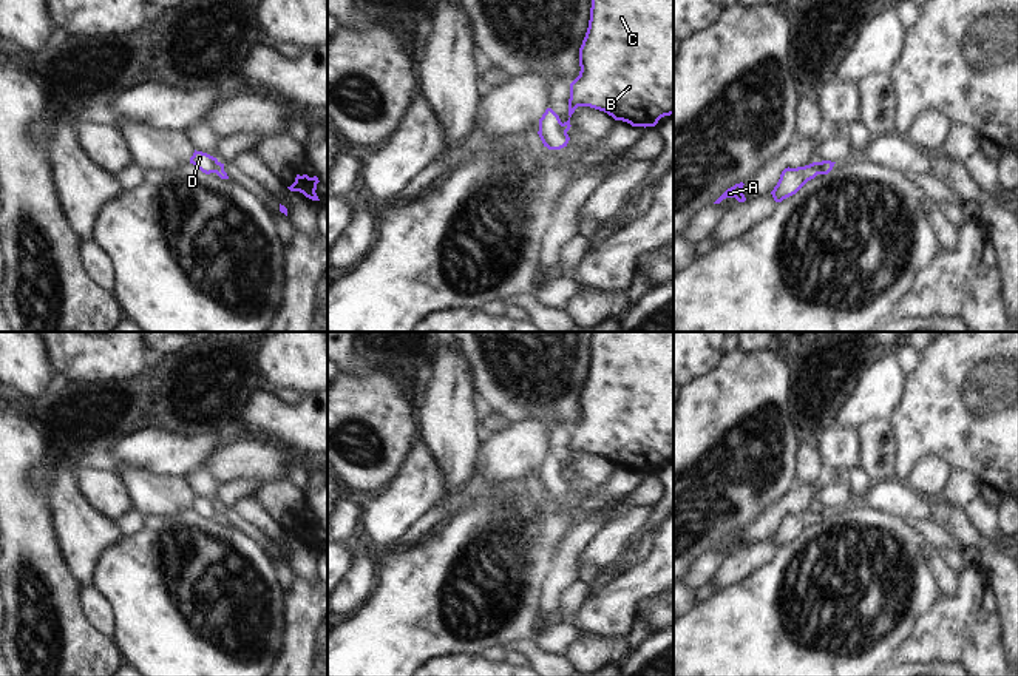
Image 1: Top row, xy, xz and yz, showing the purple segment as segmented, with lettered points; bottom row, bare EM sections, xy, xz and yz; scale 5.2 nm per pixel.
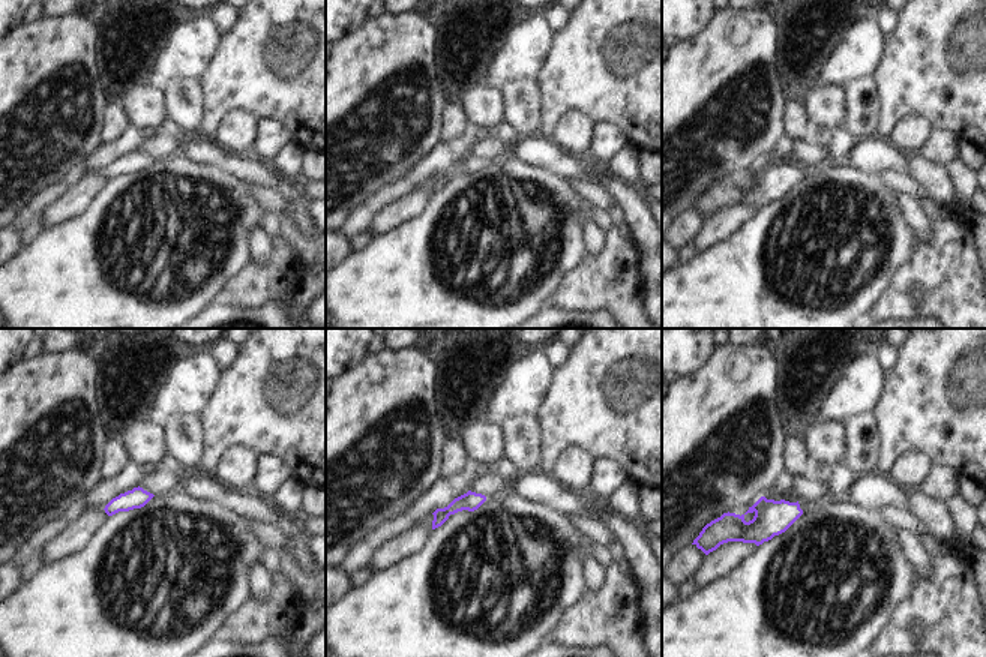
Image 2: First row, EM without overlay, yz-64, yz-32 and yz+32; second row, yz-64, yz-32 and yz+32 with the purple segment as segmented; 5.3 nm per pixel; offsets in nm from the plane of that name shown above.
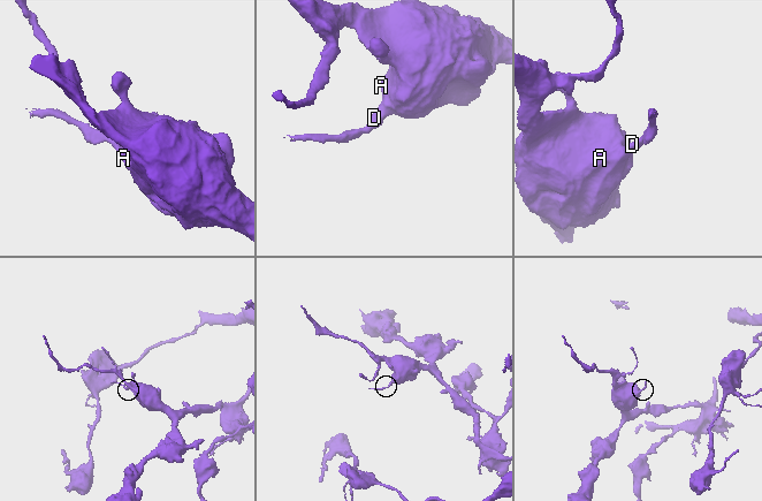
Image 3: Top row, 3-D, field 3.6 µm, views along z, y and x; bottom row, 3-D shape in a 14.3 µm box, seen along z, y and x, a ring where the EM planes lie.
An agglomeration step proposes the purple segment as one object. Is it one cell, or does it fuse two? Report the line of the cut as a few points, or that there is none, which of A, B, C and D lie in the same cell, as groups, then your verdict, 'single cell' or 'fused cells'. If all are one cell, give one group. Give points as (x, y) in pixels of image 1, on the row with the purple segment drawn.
cut in yz along (814, 162), (821, 173); A B C / D; fused cells

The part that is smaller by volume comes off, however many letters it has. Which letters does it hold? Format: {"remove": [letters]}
{"remove": ["D"]}

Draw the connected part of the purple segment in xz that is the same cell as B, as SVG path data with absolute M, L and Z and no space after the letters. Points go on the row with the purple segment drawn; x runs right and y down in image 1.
M592 0L579 66L579 76L570 83L570 117L578 106L590 106L615 120L646 128L674 114L674 0Z

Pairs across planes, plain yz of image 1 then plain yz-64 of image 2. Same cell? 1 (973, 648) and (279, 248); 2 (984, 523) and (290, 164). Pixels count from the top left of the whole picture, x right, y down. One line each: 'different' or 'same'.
1: same
2: same

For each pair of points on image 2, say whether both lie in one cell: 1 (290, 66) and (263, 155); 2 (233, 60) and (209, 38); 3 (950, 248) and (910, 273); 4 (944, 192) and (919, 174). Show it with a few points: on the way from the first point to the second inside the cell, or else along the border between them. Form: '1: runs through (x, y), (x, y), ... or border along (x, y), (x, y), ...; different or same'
1: border along (260, 119), (275, 119), (285, 129), (291, 141); different
2: border along (222, 35), (213, 59), (200, 77); different
3: runs through (940, 258), (920, 269); same
4: runs through (938, 186), (925, 174); same

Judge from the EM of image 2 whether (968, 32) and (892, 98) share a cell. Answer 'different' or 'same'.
same

